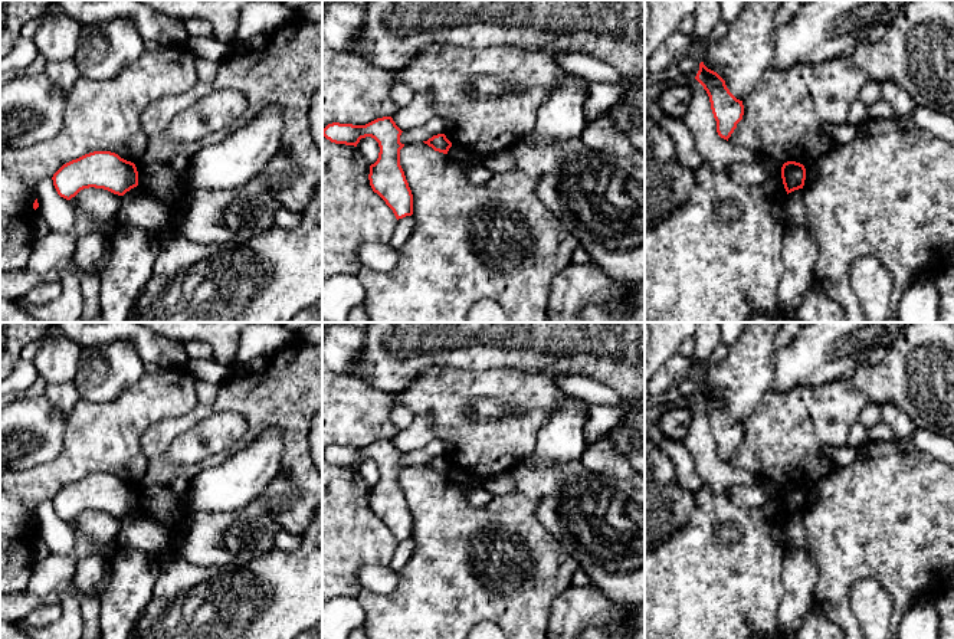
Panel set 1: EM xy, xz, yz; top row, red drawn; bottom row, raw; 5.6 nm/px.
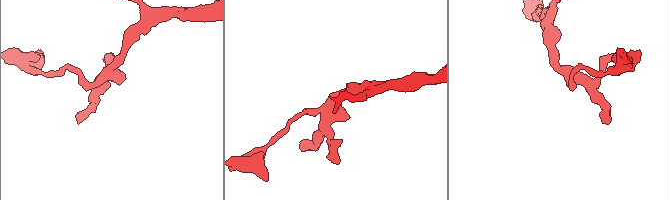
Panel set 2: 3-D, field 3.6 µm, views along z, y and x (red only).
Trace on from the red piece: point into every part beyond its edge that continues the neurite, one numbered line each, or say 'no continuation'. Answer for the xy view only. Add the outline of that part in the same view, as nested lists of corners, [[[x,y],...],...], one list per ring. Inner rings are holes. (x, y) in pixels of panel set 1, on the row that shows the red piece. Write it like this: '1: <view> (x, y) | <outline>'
no continuation

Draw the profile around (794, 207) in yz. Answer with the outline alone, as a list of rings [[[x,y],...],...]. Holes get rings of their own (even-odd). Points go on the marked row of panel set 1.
[[[803,189],[794,190],[787,194],[784,204],[787,225],[803,226],[806,222],[806,206],[803,200]]]

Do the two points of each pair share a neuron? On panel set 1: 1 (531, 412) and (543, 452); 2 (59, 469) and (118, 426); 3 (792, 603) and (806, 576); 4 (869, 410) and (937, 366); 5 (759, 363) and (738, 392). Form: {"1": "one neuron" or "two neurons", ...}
{"1": "two neurons", "2": "one neuron", "3": "one neuron", "4": "two neurons", "5": "one neuron"}

